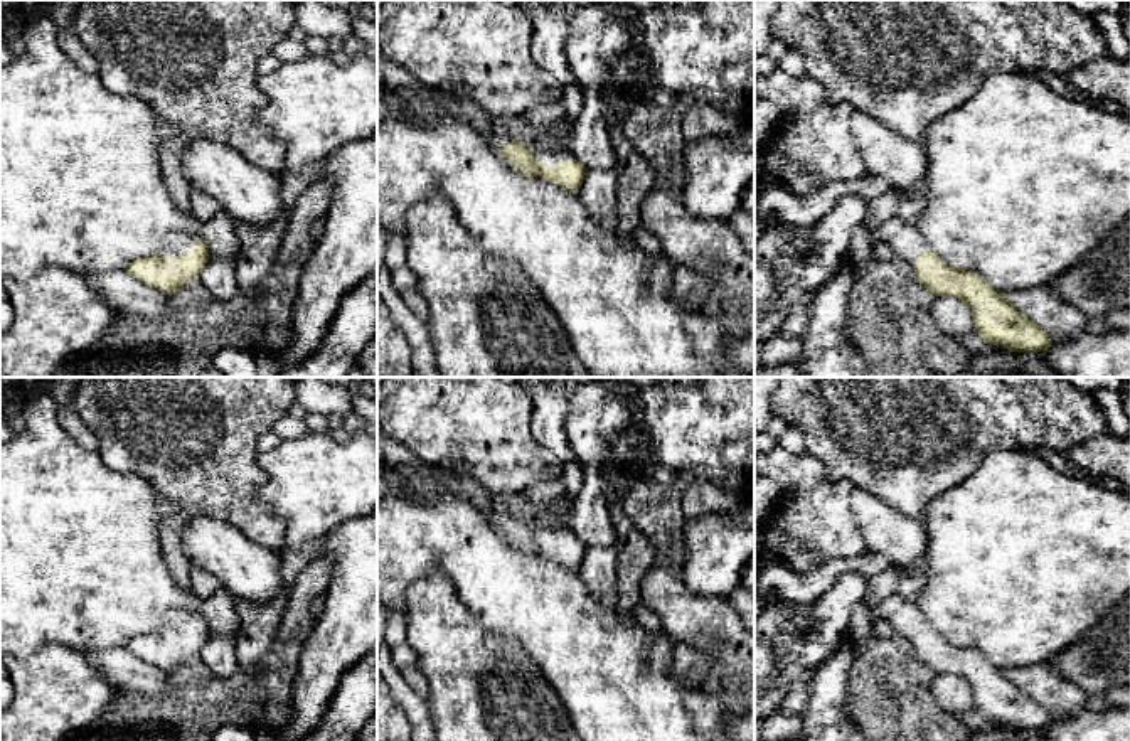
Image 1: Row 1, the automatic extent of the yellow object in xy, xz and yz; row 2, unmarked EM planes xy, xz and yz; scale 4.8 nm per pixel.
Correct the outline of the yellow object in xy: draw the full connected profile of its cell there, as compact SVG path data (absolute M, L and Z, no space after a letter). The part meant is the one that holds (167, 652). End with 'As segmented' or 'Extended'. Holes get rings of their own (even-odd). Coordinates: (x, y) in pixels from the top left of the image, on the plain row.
M172 611L163 615L158 632L131 638L126 648L143 662L172 672L199 657L209 637L209 625L199 611Z. Extended

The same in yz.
M896 591L884 598L876 611L887 620L896 635L908 640L918 658L936 674L955 674L962 677L972 689L977 711L987 719L1014 729L1046 729L1053 719L1046 709L1036 702L1029 694L1022 692L1004 670L995 667L987 657L973 648L951 645L931 626L916 601L903 600Z. Extended

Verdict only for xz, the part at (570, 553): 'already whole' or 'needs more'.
needs more

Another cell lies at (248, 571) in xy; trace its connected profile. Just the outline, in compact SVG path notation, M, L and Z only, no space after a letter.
M197 515L175 536L192 568L214 574L234 600L263 603L285 588L280 554L258 546L229 522Z

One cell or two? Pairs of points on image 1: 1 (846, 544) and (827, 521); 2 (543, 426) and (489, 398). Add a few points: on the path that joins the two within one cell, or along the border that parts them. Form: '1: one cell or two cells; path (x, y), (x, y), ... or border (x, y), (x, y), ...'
1: one cell; path (842, 539), (832, 526)
2: two cells; border (527, 394), (533, 405), (531, 435), (551, 453)

